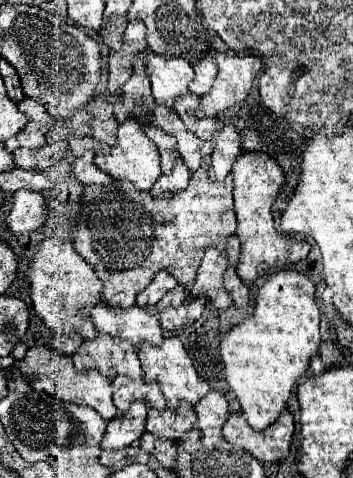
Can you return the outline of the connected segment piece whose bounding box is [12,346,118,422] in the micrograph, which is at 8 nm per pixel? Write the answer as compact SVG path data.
M34 346L28 350L26 358L16 362L12 366L12 370L20 370L22 374L26 374L30 378L30 384L34 386L34 382L38 382L38 374L34 374L34 370L42 370L42 390L56 396L62 402L72 402L72 404L80 404L80 406L90 406L94 408L106 422L110 422L112 418L118 416L118 410L112 402L112 390L110 390L110 380L102 378L102 374L94 374L94 370L88 372L76 372L72 360L68 356L54 356L54 358L46 358L44 356L44 346Z

